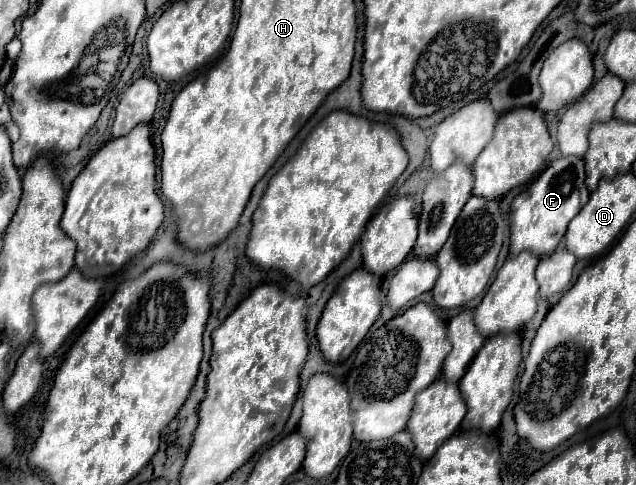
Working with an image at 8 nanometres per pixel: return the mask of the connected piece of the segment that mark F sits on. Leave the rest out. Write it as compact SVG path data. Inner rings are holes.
M560 157L548 165L514 201L510 215L510 257L520 251L534 251L536 255L548 255L556 249L566 233L568 223L578 215L588 201L588 189L584 185L584 161L580 157Z

